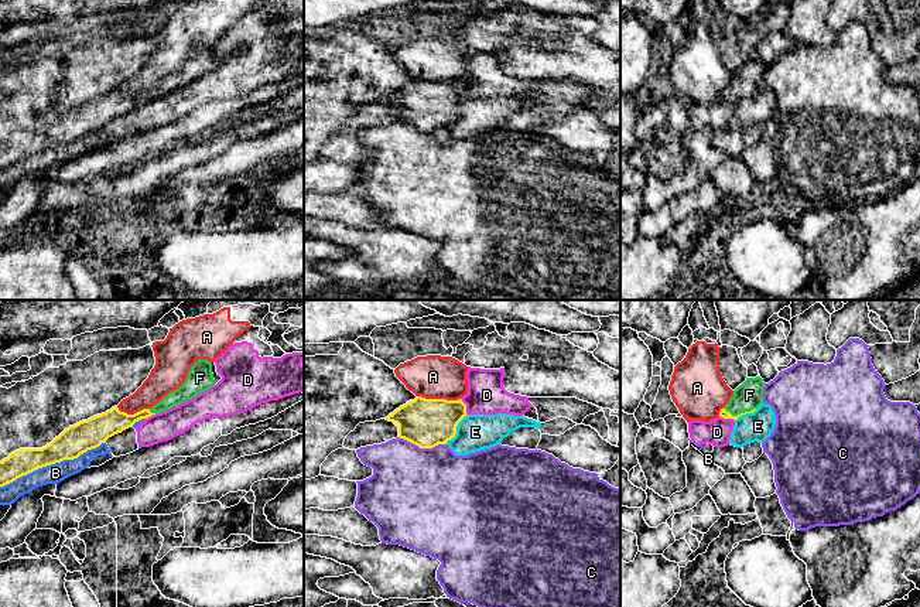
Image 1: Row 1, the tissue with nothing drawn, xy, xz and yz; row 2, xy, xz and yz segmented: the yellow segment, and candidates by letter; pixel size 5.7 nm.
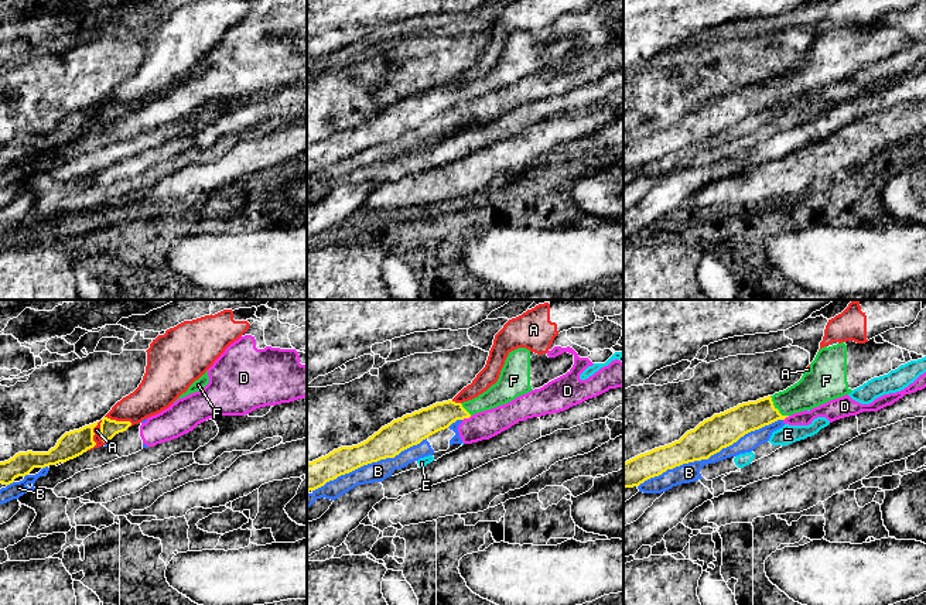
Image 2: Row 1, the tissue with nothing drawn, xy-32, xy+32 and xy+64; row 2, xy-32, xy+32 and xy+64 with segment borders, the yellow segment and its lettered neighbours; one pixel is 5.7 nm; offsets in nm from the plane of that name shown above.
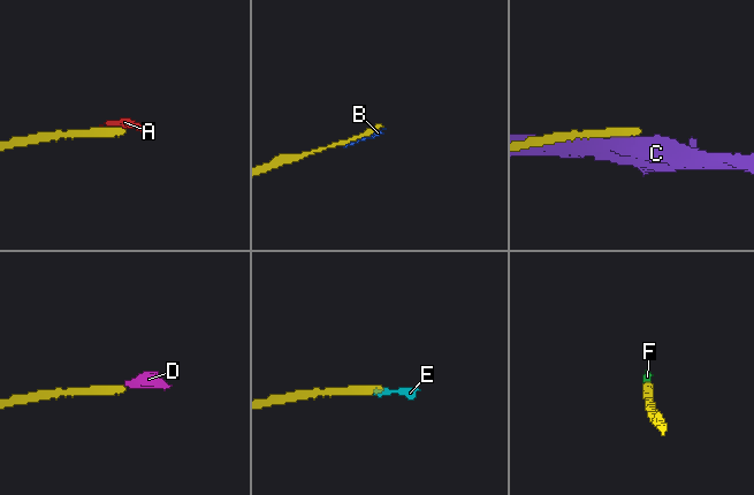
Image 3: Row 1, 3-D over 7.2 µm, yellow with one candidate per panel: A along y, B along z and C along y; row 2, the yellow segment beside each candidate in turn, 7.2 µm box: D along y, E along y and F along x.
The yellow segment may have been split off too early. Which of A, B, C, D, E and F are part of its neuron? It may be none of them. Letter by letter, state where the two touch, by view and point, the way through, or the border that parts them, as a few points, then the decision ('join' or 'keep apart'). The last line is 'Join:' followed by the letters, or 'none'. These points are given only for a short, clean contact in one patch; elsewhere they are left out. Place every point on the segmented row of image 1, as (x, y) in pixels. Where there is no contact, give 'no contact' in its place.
A: meets yellow in xz at (438, 399); keep apart
B: meets yellow in xy at (51, 463); keep apart
C: meets yellow in xz at (423, 447); keep apart
D: meets yellow in xz at (465, 406); border along xz (461, 398), (467, 415); keep apart
E: meets yellow in xz at (455, 429); border along xz (468, 415), (458, 423), (457, 433), (445, 443); keep apart
F: meets yellow in yz at (741, 413); runs through yz (722, 413), (741, 413), (741, 403), (749, 395); join
Join: F

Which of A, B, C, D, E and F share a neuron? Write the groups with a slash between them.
A / B D / C / E / F

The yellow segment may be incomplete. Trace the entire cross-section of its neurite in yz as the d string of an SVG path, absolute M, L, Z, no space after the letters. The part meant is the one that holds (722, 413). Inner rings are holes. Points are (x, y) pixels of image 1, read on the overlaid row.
M760 376L746 378L739 385L729 402L721 409L719 416L736 420L739 416L753 413L763 403L765 382Z

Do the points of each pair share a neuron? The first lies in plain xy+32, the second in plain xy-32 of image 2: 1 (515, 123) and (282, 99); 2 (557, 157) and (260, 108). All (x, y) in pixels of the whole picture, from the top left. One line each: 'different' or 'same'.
1: different
2: different

